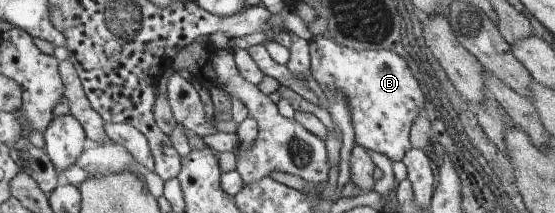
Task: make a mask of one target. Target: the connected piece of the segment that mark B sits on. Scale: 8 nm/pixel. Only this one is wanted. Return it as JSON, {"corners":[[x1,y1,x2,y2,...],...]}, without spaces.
{"corners":[[322,36,314,37,309,43,310,71,323,92,329,87,339,87,345,93,358,146,377,151,391,161,402,161,412,149,411,127,421,116,425,103,423,91,407,61,385,49,357,51]]}

